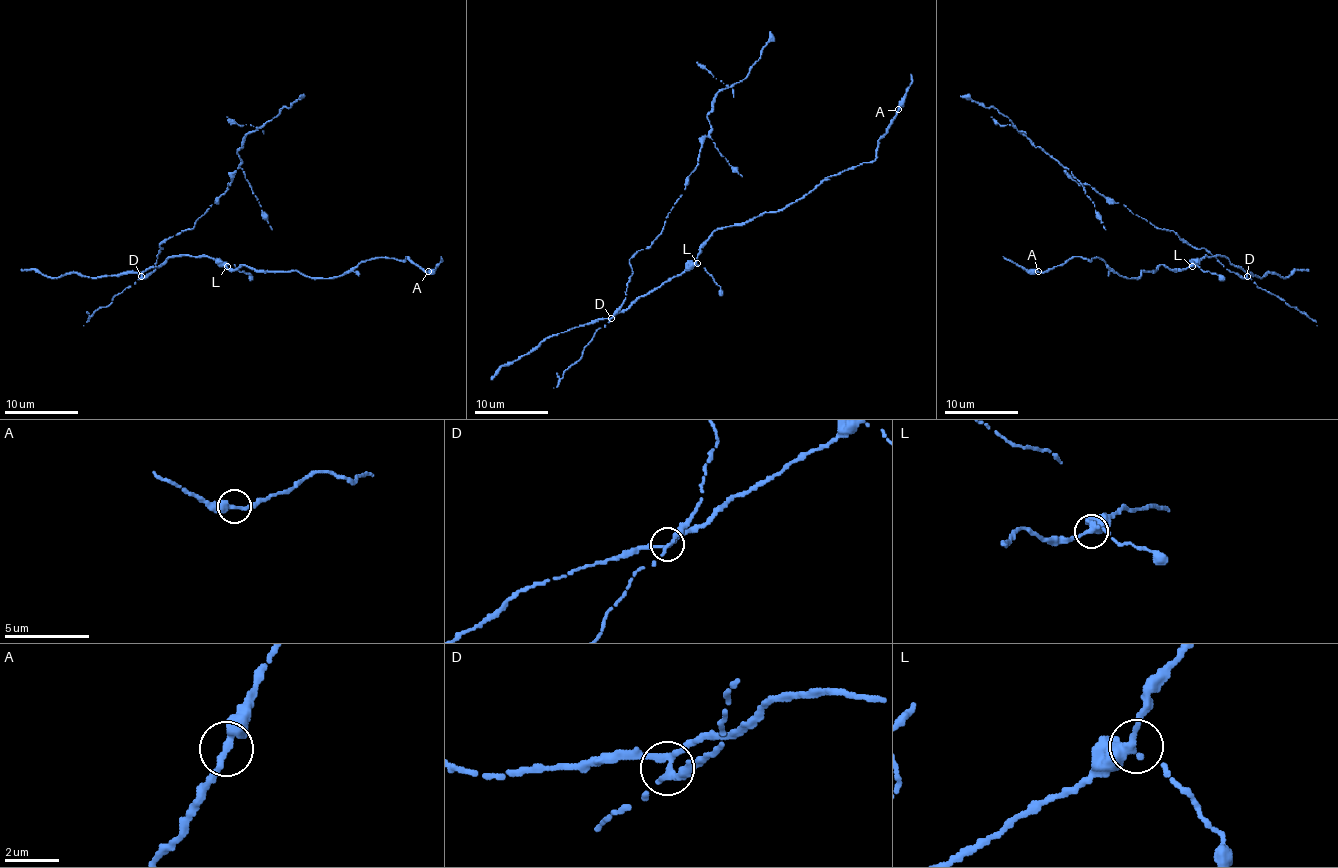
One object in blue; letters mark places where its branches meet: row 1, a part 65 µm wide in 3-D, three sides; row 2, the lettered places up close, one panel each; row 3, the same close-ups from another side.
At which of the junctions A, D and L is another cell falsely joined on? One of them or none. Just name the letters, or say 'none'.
D

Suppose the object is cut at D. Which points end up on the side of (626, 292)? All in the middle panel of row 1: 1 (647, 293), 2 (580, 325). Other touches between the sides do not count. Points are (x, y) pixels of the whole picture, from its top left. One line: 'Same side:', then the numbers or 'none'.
Same side: none

